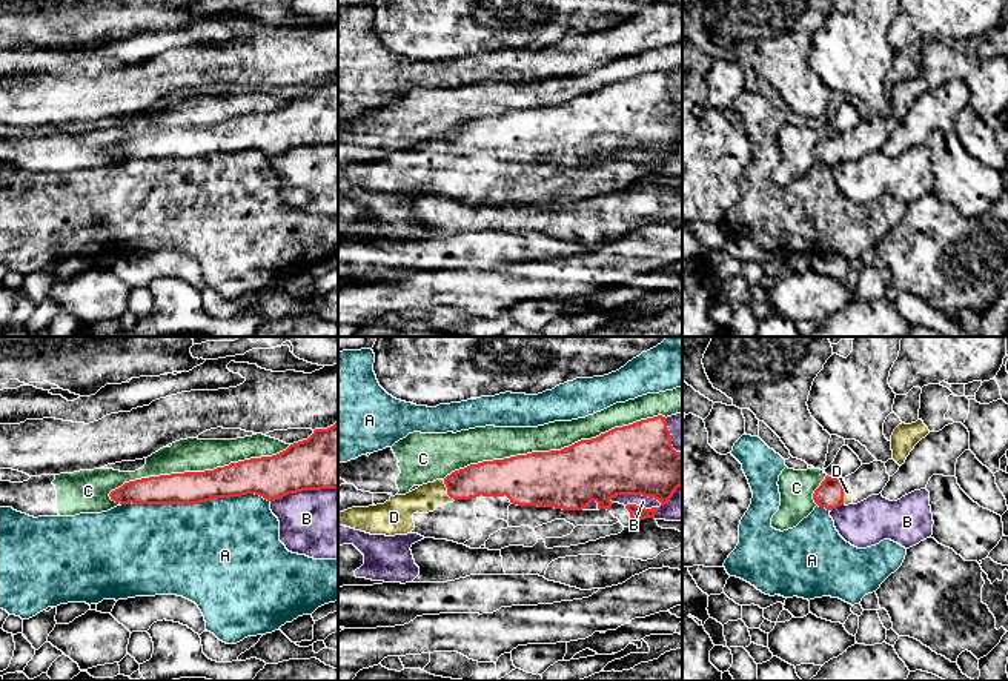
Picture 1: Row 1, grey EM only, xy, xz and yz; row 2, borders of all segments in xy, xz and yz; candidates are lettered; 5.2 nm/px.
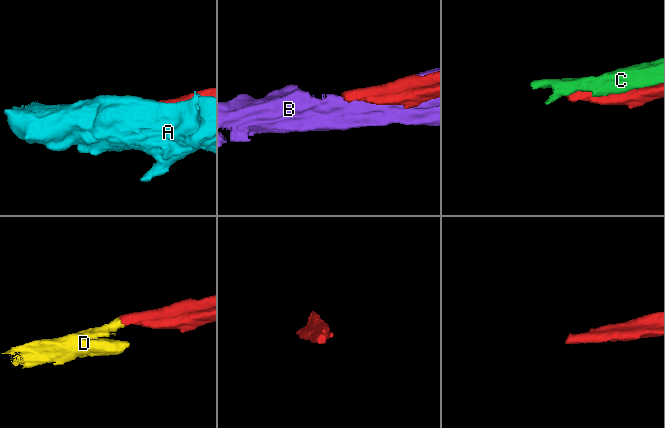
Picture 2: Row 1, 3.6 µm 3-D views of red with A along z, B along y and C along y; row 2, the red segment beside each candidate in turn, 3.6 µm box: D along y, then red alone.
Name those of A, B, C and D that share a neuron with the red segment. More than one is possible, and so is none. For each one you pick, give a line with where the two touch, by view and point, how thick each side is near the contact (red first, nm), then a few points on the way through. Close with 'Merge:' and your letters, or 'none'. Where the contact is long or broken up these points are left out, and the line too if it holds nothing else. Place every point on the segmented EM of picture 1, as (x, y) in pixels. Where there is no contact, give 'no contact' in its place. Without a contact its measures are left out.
D: contact yz (842, 491); calibres 140 and 50 nm; way yz (830, 494), (842, 491), (847, 492)
Merge: D

